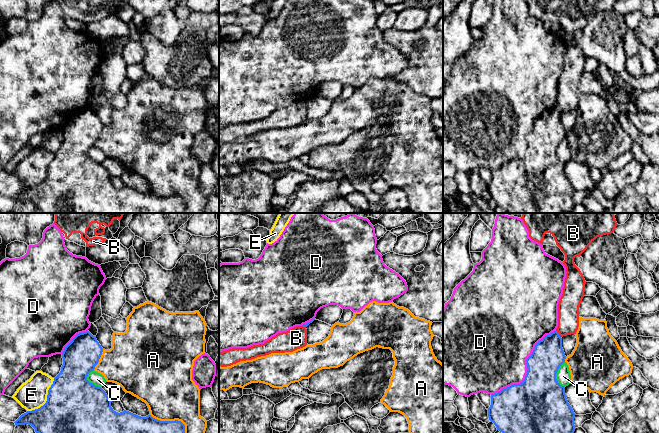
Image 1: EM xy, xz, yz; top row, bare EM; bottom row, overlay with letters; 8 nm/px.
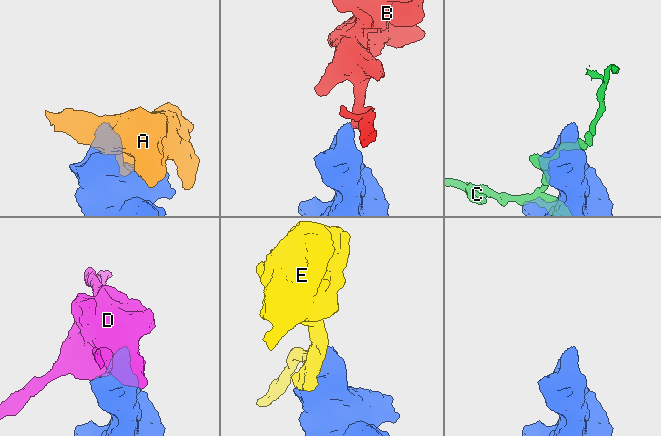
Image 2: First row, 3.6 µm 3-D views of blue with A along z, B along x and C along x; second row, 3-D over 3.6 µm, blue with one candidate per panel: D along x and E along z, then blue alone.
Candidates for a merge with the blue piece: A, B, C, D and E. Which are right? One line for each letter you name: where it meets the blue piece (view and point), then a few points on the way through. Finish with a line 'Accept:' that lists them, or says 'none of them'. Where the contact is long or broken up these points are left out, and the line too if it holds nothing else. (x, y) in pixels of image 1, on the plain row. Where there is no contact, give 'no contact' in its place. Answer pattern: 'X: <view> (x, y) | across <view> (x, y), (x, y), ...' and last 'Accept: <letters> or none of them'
Accept: none of them

